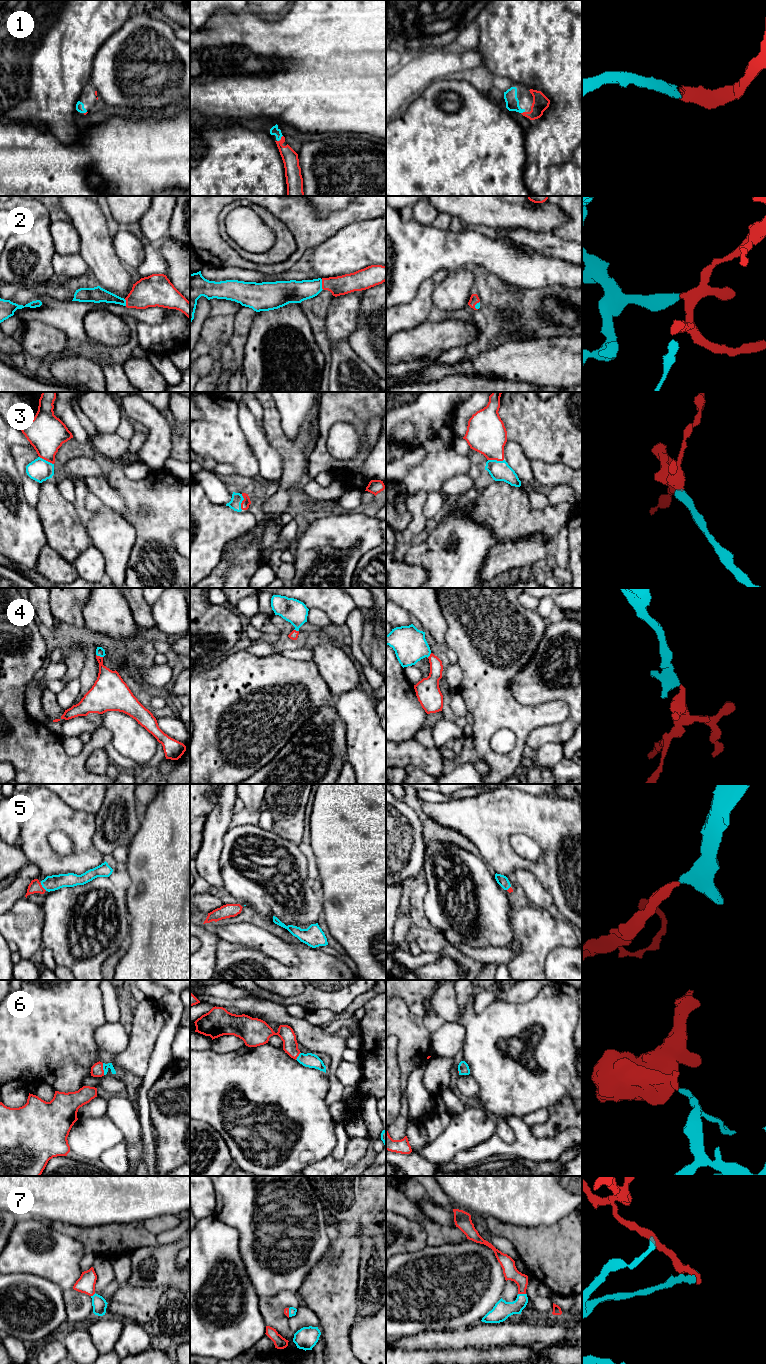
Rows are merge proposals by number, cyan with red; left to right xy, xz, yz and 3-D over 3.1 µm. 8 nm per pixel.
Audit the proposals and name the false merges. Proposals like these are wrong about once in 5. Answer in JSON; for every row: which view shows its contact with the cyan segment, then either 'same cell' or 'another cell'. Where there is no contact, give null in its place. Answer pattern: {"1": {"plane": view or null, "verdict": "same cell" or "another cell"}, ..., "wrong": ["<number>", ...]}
{"1": {"plane": "yz", "verdict": "same cell"}, "2": {"plane": "xz", "verdict": "same cell"}, "3": {"plane": "xz", "verdict": "same cell"}, "4": {"plane": "xy", "verdict": "same cell"}, "5": {"plane": "xy", "verdict": "same cell"}, "6": {"plane": "xy", "verdict": "same cell"}, "7": {"plane": "yz", "verdict": "same cell"}, "wrong": []}

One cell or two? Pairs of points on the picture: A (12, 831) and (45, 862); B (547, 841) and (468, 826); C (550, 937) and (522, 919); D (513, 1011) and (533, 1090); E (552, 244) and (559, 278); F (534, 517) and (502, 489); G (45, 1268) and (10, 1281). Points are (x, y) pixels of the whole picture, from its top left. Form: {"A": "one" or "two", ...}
{"A": "two", "B": "one", "C": "one", "D": "one", "E": "two", "F": "one", "G": "two"}

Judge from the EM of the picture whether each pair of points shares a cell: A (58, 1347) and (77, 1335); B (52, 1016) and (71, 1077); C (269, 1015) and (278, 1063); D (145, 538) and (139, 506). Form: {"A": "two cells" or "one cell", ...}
{"A": "two cells", "B": "one cell", "C": "two cells", "D": "one cell"}

